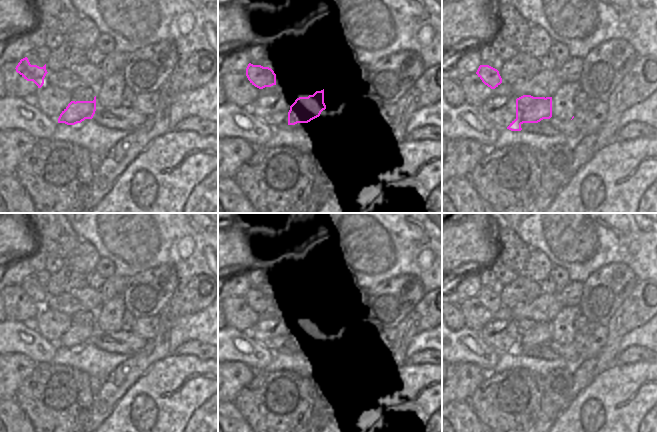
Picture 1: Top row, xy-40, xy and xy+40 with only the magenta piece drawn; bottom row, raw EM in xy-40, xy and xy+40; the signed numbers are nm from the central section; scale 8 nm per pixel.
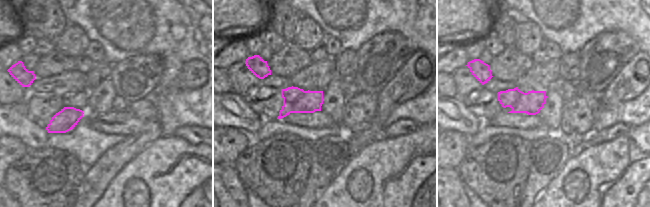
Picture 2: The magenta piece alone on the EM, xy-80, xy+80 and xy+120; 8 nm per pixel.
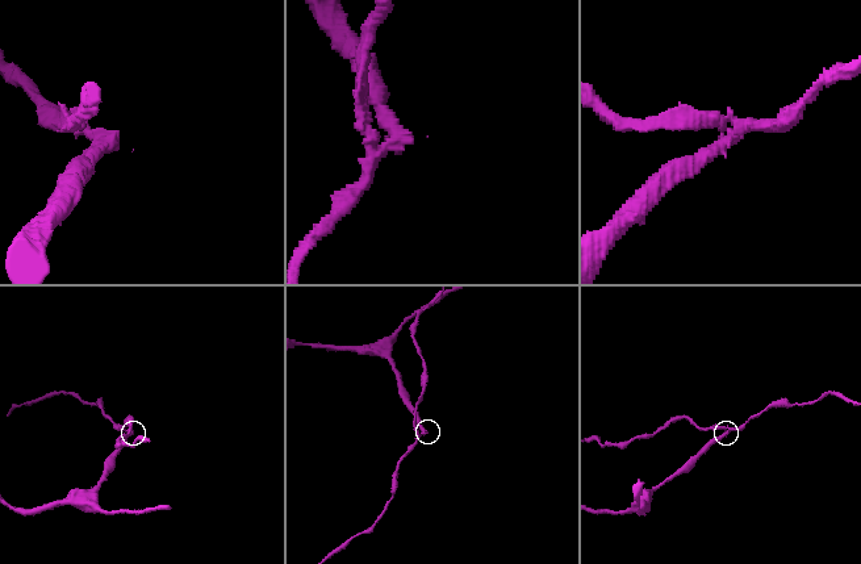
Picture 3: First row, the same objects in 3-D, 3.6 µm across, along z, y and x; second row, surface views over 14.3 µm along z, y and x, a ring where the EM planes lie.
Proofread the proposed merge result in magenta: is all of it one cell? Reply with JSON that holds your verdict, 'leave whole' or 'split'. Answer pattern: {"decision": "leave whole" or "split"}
{"decision": "split"}

